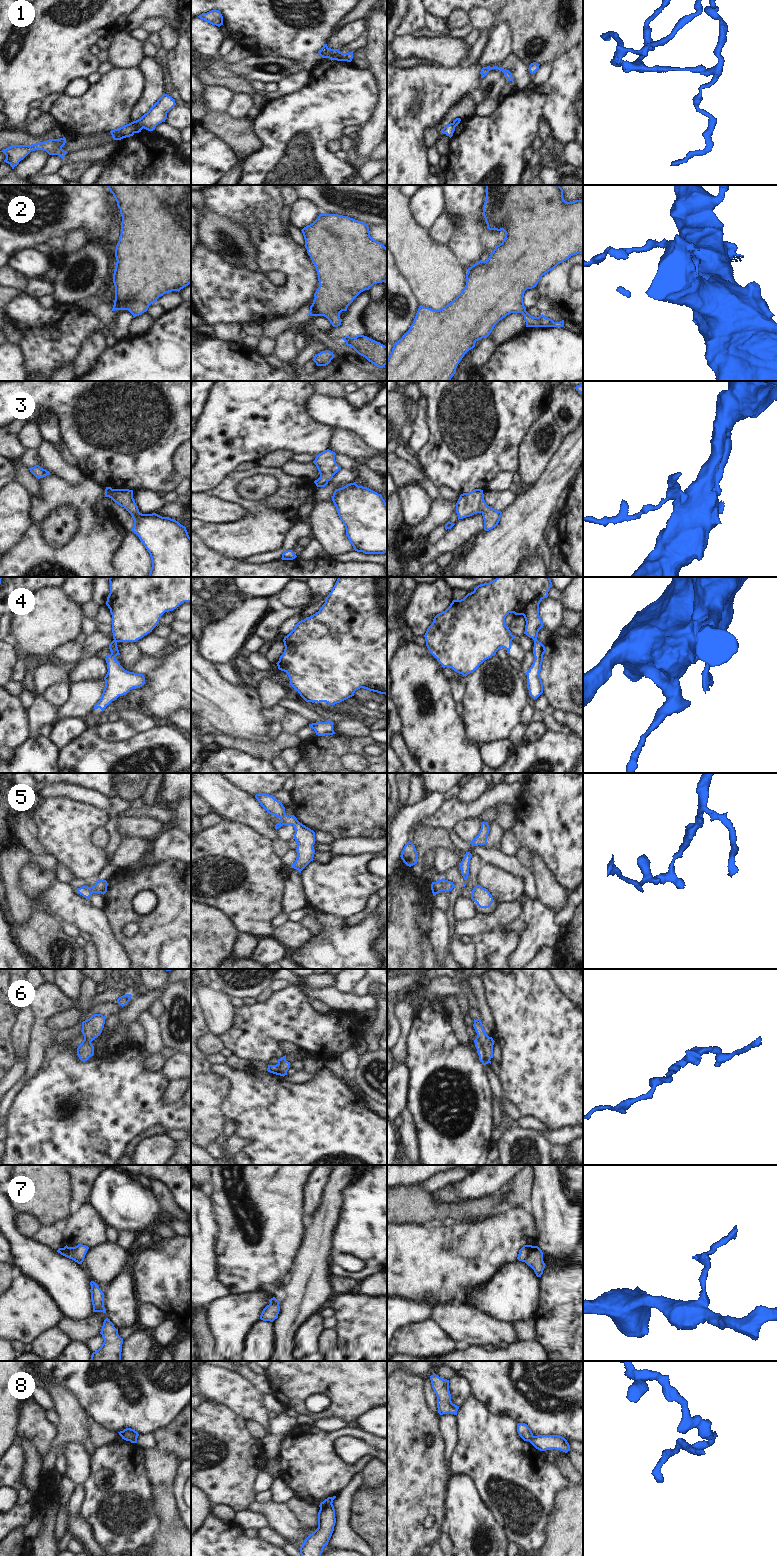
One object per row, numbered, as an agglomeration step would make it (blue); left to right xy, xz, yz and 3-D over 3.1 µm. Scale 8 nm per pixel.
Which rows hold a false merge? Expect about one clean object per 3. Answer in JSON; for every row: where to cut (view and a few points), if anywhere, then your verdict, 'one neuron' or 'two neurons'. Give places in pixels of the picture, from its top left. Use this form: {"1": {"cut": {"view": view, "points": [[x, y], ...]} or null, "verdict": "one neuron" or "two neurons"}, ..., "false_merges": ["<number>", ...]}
{"1": {"cut": {"view": "xz", "points": [[340, 52], [327, 57]]}, "verdict": "two neurons"}, "2": {"cut": null, "verdict": "one neuron"}, "3": {"cut": null, "verdict": "one neuron"}, "4": {"cut": {"view": "xy", "points": [[114, 639], [117, 641]]}, "verdict": "two neurons"}, "5": {"cut": null, "verdict": "one neuron"}, "6": {"cut": {"view": "yz", "points": [[476, 1037], [482, 1046], [484, 1055], [489, 1060]]}, "verdict": "two neurons"}, "7": {"cut": {"view": "yz", "points": [[532, 1246], [529, 1255], [524, 1261]]}, "verdict": "two neurons"}, "8": {"cut": {"view": "xz", "points": [[331, 1503], [320, 1508]]}, "verdict": "two neurons"}, "false_merges": ["1", "4", "6", "7", "8"]}

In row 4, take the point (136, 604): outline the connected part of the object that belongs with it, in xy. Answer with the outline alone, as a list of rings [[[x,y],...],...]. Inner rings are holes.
[[[110,577],[106,605],[112,615],[113,639],[136,642],[157,626],[165,612],[191,602],[191,577]]]

